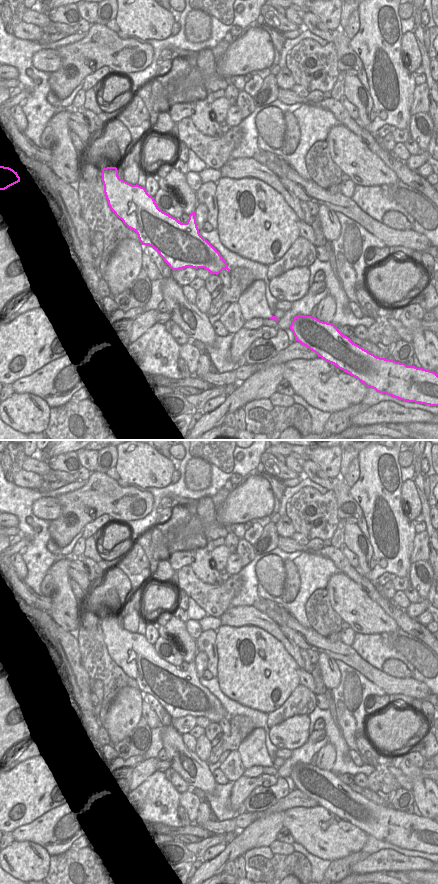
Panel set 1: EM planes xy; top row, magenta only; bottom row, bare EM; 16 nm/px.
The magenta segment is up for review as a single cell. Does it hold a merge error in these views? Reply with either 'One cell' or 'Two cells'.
Two cells.

